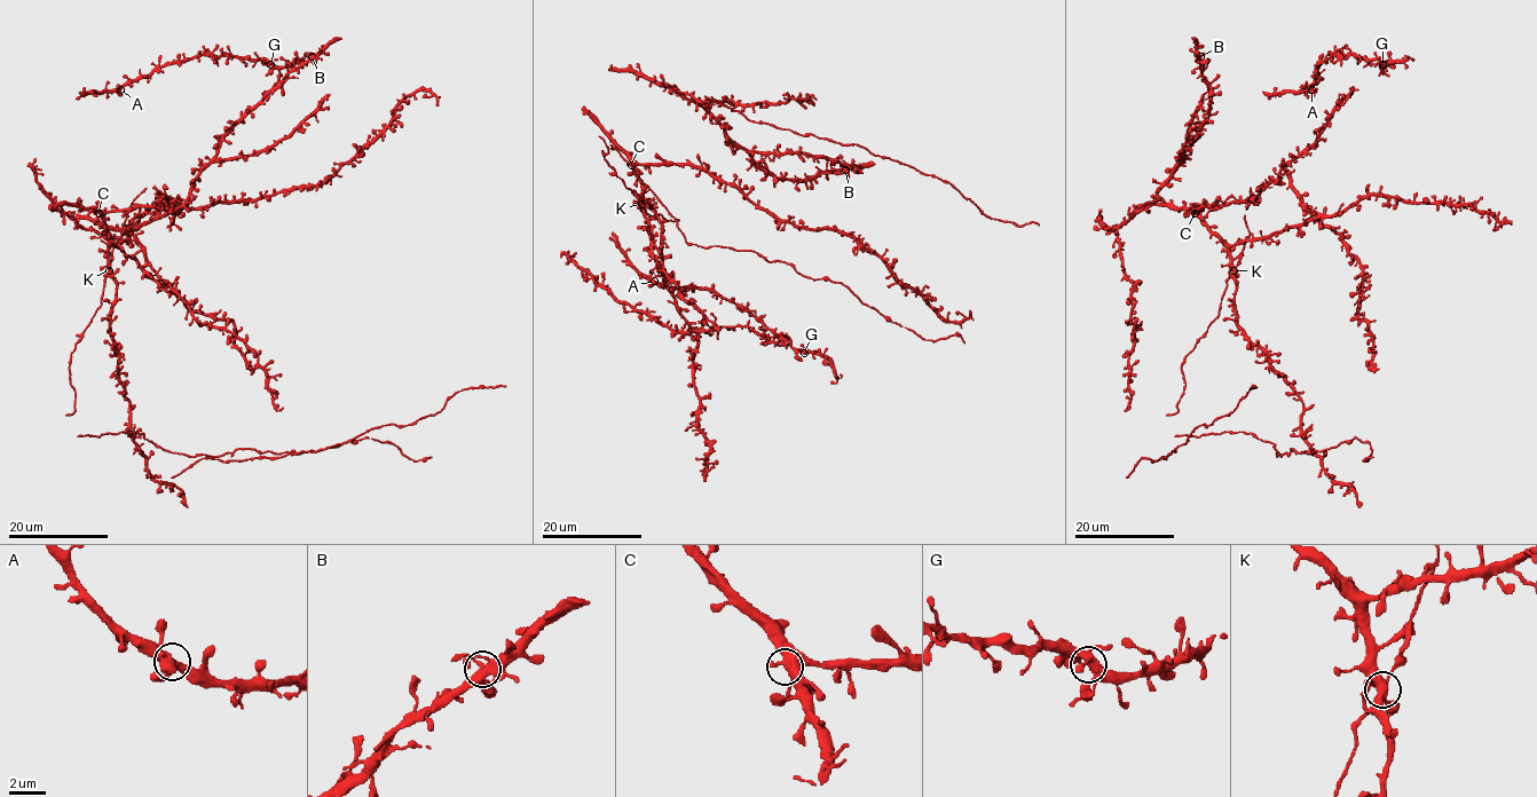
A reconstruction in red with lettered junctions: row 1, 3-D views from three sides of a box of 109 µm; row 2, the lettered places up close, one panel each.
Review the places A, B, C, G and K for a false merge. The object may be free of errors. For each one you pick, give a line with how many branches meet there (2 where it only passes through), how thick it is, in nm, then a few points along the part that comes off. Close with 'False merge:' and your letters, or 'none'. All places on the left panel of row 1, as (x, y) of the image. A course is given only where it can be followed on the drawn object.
False merge: none

